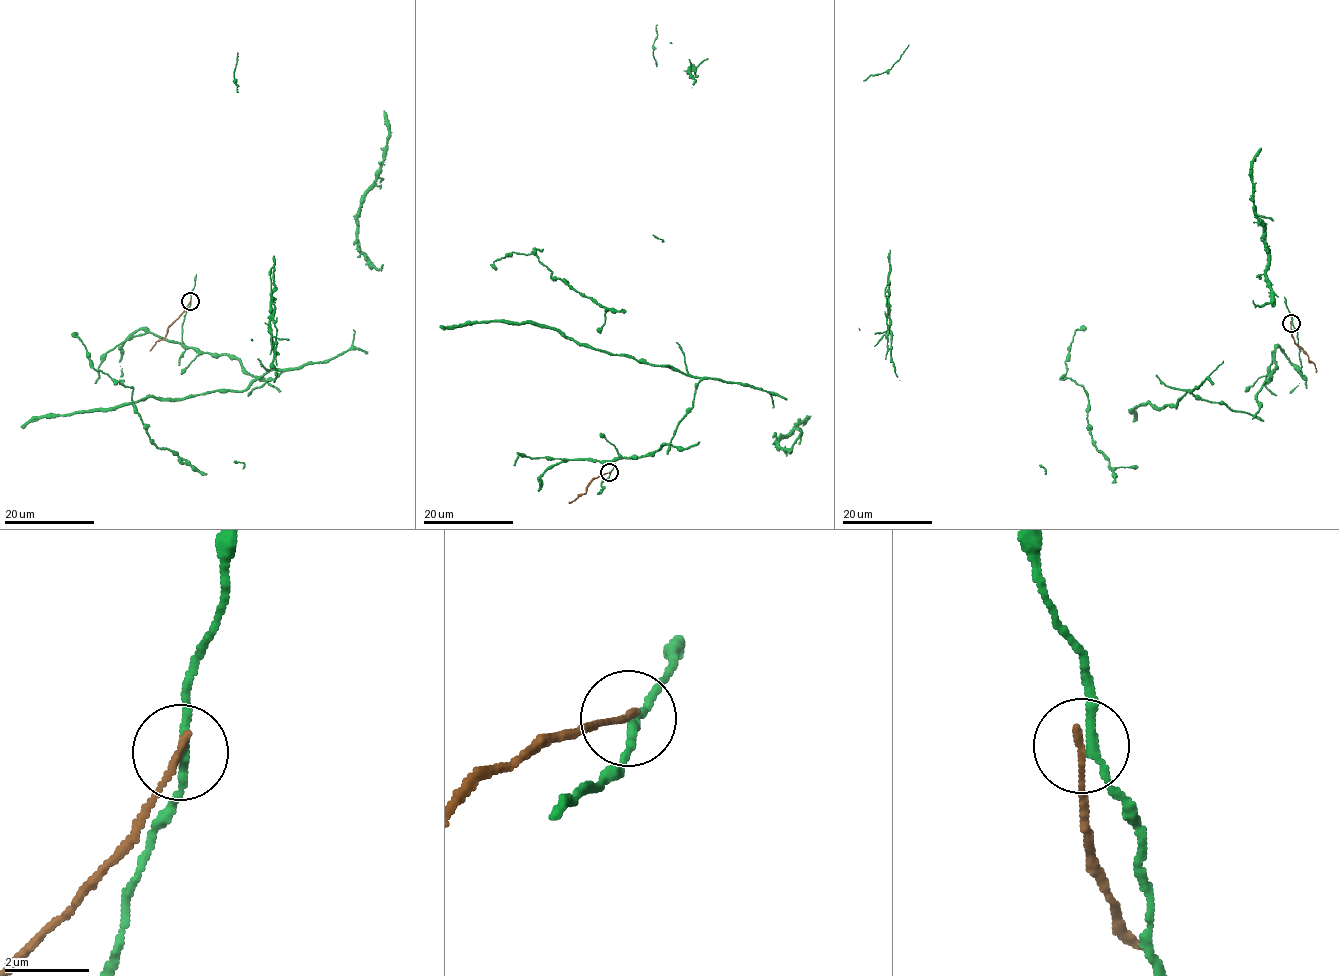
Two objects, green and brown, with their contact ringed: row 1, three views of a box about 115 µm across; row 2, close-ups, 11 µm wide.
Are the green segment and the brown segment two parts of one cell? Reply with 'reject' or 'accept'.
reject

